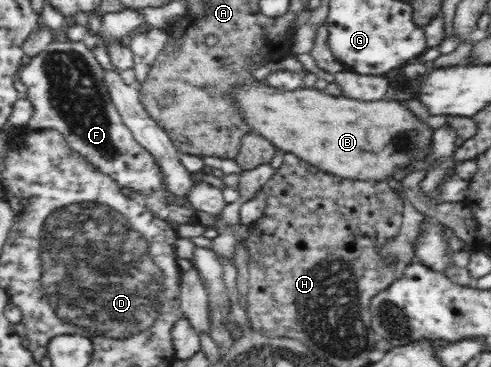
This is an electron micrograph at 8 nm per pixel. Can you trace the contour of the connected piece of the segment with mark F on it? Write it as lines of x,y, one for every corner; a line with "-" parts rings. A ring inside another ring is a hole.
82,40
55,41
19,68
16,78
28,88
27,99
33,105
33,115
26,129
60,132
68,145
100,172
111,176
122,188
137,190
145,207
156,218
174,227
198,222
195,209
177,202
182,197
176,197
164,187
158,161
134,139
132,131
122,122
120,113
109,98
104,69
94,56
95,52
89,50

